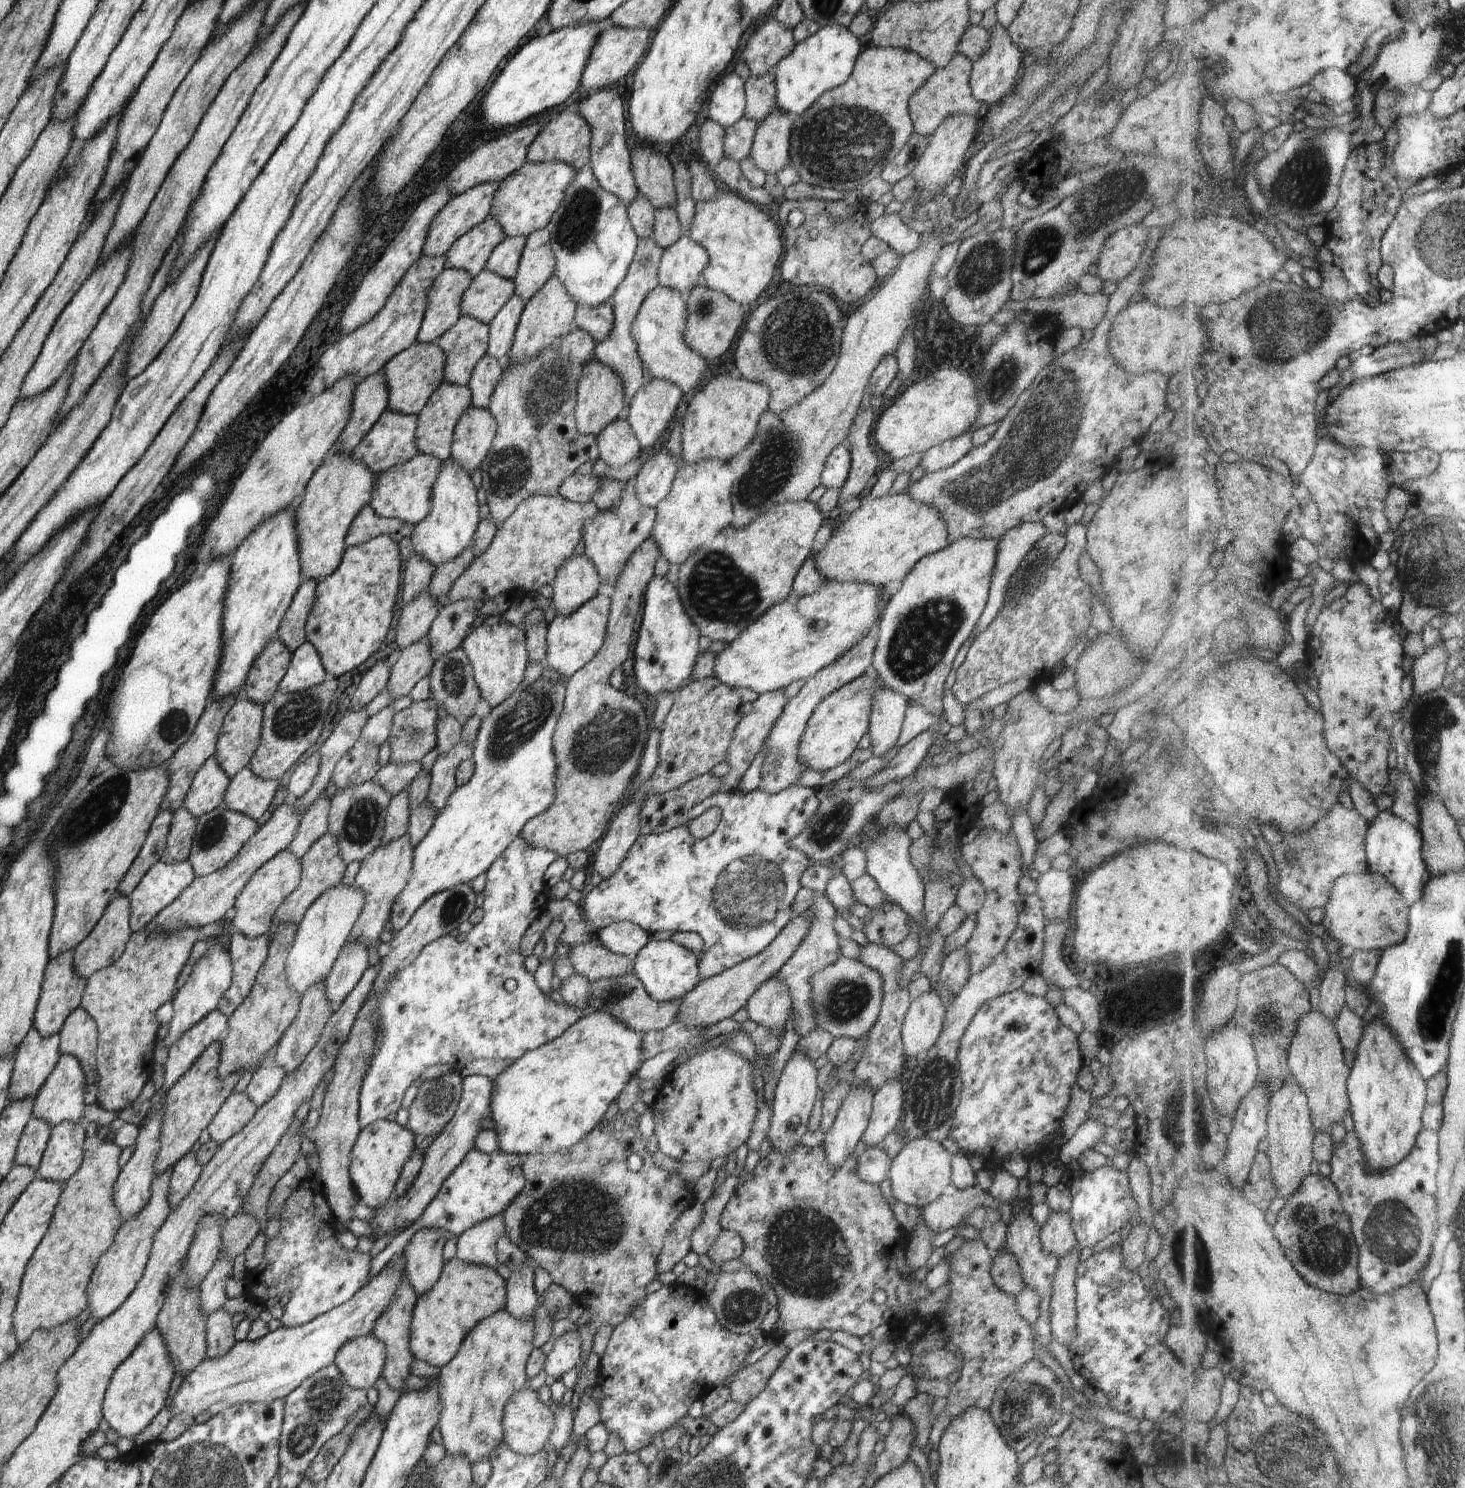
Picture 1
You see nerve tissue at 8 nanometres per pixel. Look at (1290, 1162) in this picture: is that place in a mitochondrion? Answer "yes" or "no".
no

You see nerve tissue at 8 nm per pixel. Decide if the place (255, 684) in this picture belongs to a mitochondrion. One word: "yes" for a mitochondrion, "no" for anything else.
no

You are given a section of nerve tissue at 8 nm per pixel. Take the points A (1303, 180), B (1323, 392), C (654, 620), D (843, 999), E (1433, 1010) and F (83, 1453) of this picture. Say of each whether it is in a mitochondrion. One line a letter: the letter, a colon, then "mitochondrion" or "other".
A: mitochondrion
B: other
C: other
D: mitochondrion
E: mitochondrion
F: other

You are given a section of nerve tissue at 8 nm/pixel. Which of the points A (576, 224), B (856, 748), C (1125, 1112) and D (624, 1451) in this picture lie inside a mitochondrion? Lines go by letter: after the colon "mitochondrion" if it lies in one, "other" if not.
A: mitochondrion
B: other
C: other
D: other

